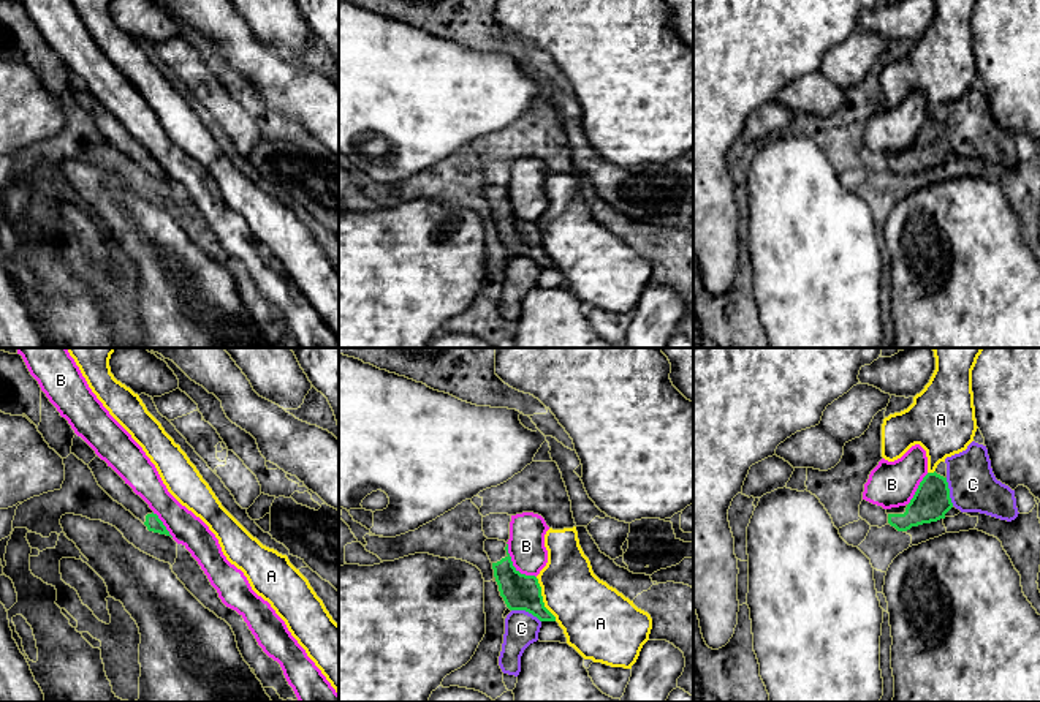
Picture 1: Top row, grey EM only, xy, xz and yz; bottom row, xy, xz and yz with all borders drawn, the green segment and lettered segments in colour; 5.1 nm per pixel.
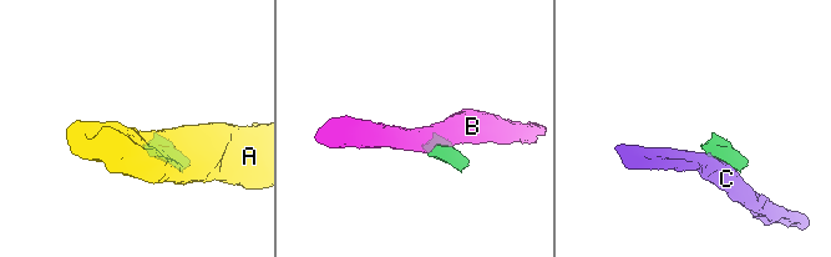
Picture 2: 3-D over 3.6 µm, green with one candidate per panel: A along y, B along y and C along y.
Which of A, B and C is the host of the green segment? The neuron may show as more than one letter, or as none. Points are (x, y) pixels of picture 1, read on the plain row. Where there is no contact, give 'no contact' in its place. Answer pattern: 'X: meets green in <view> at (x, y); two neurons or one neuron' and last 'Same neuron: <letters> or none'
A: meets green in xz at (542, 245); two neurons
B: meets green in xz at (512, 211); two neurons
C: meets green in xz at (526, 256); two neurons
Same neuron: none

